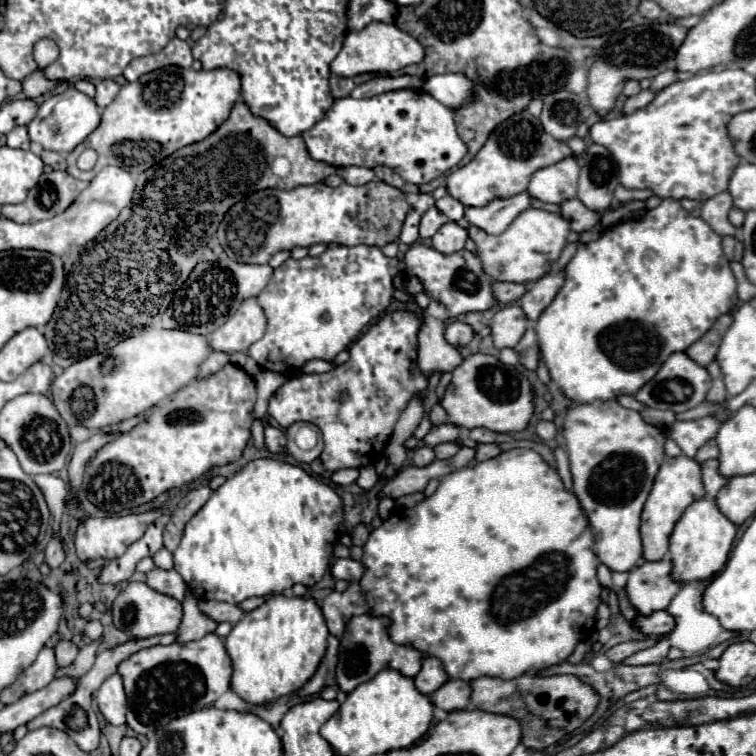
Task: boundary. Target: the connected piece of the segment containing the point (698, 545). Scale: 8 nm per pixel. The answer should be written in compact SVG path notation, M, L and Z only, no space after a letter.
M698 499L684 511L670 535L672 577L680 583L702 581L724 569L736 537L736 525L716 507L712 499Z

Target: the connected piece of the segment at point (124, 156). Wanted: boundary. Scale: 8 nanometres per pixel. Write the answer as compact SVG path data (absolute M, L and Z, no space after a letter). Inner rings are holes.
M164 67L142 75L134 83L126 83L120 95L104 109L100 127L88 135L80 147L68 153L68 173L82 181L92 181L92 177L106 165L116 165L132 175L154 167L176 149L190 143L198 143L214 133L230 115L232 105L240 99L240 77L230 69L214 71L194 71L182 67ZM84 147L98 151L98 163L90 171L80 171L76 167L78 155Z

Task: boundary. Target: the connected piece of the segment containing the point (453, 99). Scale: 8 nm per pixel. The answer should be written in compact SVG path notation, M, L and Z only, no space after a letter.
M446 73L426 79L424 91L430 93L434 99L438 99L442 105L456 109L458 105L462 105L472 97L472 83L464 75Z

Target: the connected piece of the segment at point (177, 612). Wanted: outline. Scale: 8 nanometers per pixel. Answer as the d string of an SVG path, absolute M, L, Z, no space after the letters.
M130 583L116 597L116 601L112 605L112 617L114 617L114 625L120 631L130 633L132 637L166 635L166 633L174 633L178 629L180 619L182 619L182 605L176 599L150 589L146 583Z

